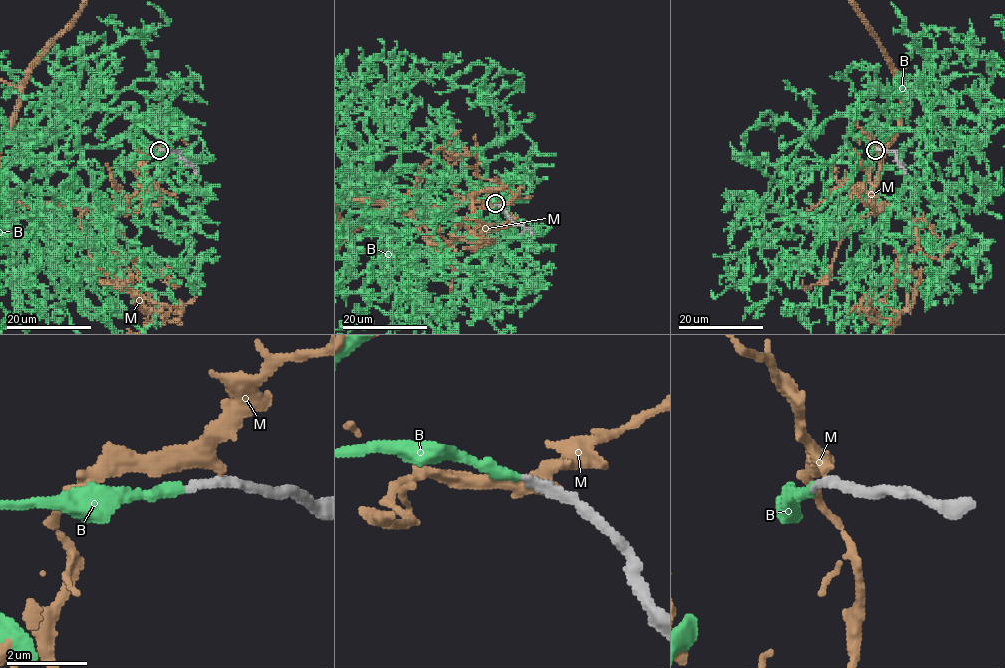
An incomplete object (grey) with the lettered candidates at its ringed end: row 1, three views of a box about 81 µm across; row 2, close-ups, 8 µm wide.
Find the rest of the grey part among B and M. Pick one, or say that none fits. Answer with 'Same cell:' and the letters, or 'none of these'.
Same cell: B

